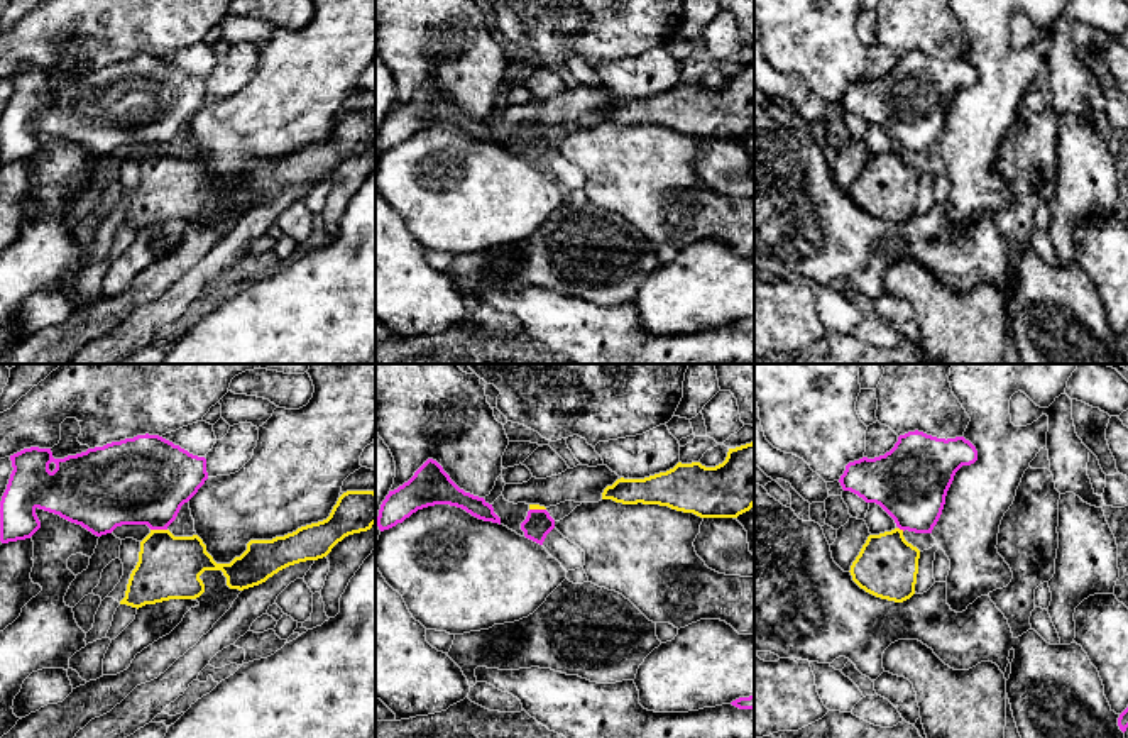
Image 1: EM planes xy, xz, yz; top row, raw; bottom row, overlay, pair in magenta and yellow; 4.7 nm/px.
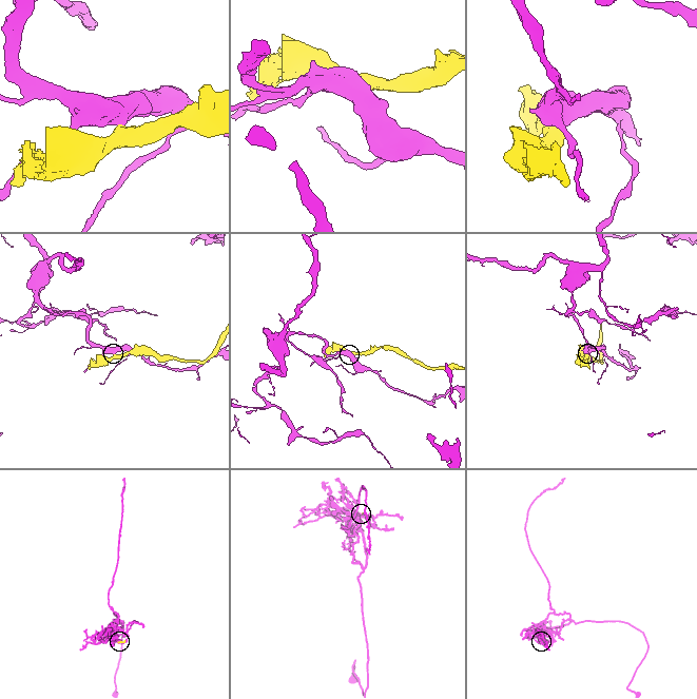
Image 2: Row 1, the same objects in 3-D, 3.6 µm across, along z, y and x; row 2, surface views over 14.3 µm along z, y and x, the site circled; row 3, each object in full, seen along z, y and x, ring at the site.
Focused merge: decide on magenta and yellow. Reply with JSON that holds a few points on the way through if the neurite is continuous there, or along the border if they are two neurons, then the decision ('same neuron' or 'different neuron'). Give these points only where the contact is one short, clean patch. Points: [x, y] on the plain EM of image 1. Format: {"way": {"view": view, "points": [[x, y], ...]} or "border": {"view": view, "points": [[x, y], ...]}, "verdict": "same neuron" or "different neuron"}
{"border": {"view": "xy", "points": [[151, 149], [166, 151]]}, "verdict": "different neuron"}

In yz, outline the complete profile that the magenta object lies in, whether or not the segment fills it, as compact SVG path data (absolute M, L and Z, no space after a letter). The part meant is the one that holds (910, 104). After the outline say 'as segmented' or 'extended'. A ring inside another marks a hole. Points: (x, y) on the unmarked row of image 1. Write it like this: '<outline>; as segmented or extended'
M915 51L884 76L849 83L839 103L879 125L900 151L932 154L956 93L976 81L977 71L964 58L945 61Z; as segmented

